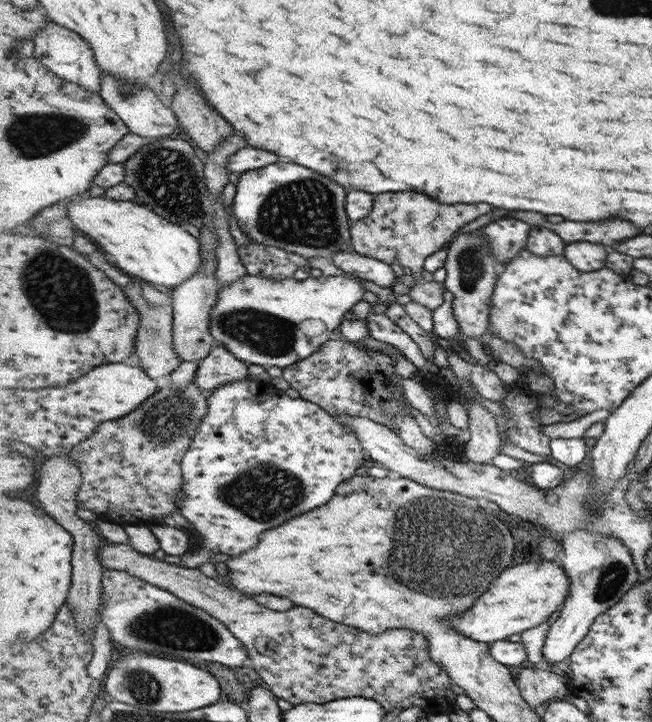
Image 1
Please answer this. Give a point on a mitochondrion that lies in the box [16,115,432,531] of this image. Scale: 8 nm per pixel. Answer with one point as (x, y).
(302, 212)

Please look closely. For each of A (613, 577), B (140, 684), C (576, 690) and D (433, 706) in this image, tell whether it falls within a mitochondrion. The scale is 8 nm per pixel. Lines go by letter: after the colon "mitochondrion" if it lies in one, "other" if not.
A: mitochondrion
B: mitochondrion
C: other
D: other

